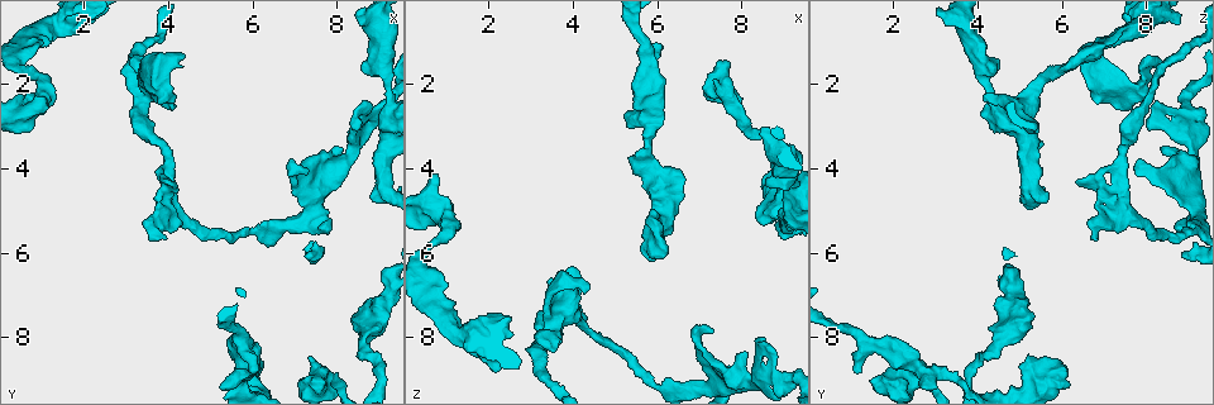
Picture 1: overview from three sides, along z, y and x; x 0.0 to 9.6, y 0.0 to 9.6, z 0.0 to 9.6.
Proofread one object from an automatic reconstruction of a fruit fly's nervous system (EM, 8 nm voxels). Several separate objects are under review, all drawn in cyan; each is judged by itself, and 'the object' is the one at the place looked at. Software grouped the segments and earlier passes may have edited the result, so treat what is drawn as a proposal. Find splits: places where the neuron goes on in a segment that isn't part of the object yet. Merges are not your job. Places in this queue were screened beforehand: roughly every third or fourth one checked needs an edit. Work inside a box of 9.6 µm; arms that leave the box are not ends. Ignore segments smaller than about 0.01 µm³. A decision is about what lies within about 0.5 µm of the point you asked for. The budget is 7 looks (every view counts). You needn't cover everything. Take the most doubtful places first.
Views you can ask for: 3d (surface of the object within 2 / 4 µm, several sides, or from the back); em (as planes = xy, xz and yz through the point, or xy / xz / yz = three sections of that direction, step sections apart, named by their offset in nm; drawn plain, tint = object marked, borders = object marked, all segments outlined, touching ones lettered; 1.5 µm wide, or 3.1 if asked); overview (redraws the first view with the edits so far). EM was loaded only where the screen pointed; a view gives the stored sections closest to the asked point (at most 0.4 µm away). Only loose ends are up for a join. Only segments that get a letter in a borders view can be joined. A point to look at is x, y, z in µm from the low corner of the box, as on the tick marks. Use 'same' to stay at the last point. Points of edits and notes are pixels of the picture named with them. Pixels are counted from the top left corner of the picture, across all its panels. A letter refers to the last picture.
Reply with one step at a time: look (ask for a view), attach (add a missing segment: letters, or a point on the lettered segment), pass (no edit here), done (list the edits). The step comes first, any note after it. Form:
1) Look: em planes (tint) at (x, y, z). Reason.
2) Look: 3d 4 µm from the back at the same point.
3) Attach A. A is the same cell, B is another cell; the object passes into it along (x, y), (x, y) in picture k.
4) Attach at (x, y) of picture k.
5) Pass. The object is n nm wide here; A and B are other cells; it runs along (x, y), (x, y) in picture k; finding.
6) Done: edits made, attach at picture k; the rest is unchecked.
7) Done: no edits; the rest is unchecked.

Look: 3d 2 µm at (7.35, 6.00, 8.90). Branch stops here.

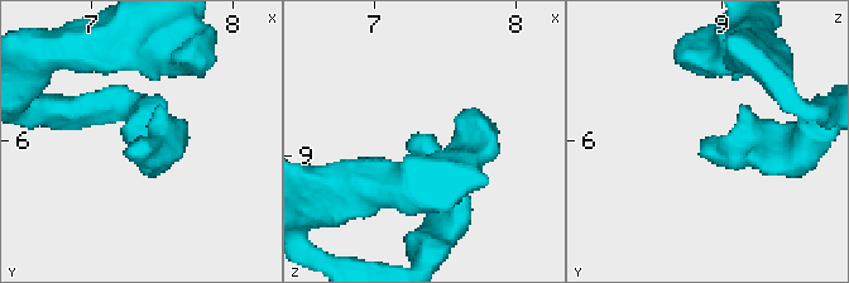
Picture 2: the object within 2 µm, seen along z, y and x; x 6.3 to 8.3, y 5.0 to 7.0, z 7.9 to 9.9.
Look: em planes (borders) at (7.36, 6.02, 8.84). Now the EM.

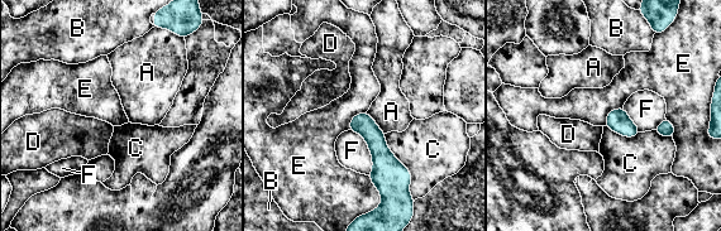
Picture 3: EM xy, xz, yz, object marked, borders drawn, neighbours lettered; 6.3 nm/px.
Pass. A, B, C, D, E and F are other cells; no lettered segment goes on from it.

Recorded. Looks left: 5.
Look: em xy step 8 (borders) at (7.35, 8.50, 1.90). Branch stops here.

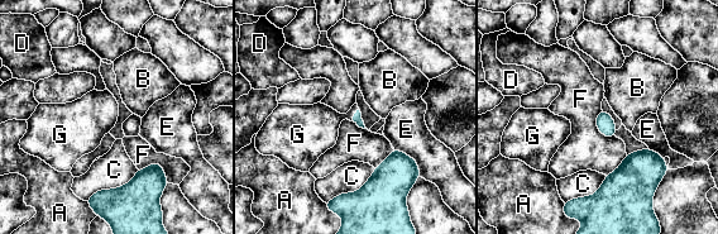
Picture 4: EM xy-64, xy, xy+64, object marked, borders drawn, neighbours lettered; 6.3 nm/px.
Look: em planes (borders) at the same point. Another direction.

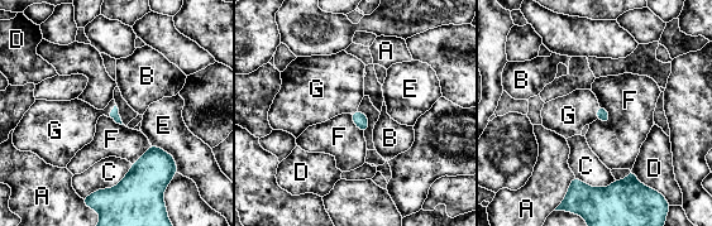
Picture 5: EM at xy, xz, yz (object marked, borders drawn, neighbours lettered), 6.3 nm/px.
Attach G. G is the same cell, A, B, C, D, E and F are other cells; the object passes into it along (114, 114), (111, 110), (75, 121) in picture 5; it goes on there.

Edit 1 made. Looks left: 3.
Look: em xz step 4 (borders) at (0.80, 2.35, 4.10). Thick end.

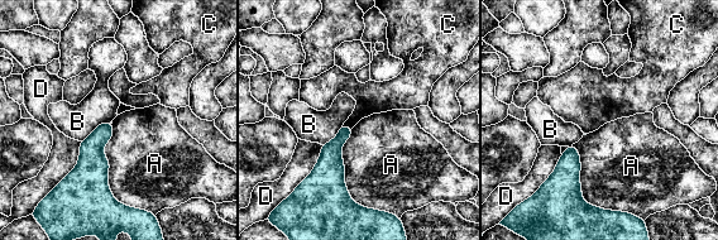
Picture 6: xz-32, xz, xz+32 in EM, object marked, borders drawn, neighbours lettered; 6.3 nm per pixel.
Pass. A, B, C and D are other cells; a border runs along (113, 123), (108, 186), (130, 207) in picture 6; no lettered segment goes on from it.

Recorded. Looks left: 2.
Done: edits made, attach at picture 5; the rest is unchecked.

